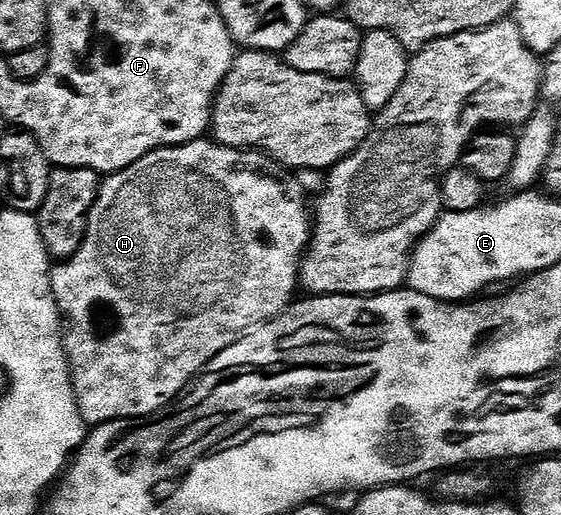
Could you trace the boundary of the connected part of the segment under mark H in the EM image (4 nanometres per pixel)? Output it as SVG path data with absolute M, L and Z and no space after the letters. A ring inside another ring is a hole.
M202 138L170 148L156 148L151 154L139 158L139 162L104 177L79 250L69 259L54 263L49 274L53 297L63 321L69 377L73 379L79 414L86 425L135 420L172 404L212 360L227 350L227 346L239 342L241 336L246 336L254 328L269 323L294 303L296 292L299 292L301 262L313 235L314 221L311 219L311 204L305 201L307 193L300 179L276 176L277 171L278 165L260 151L232 148L217 143L216 139Z

